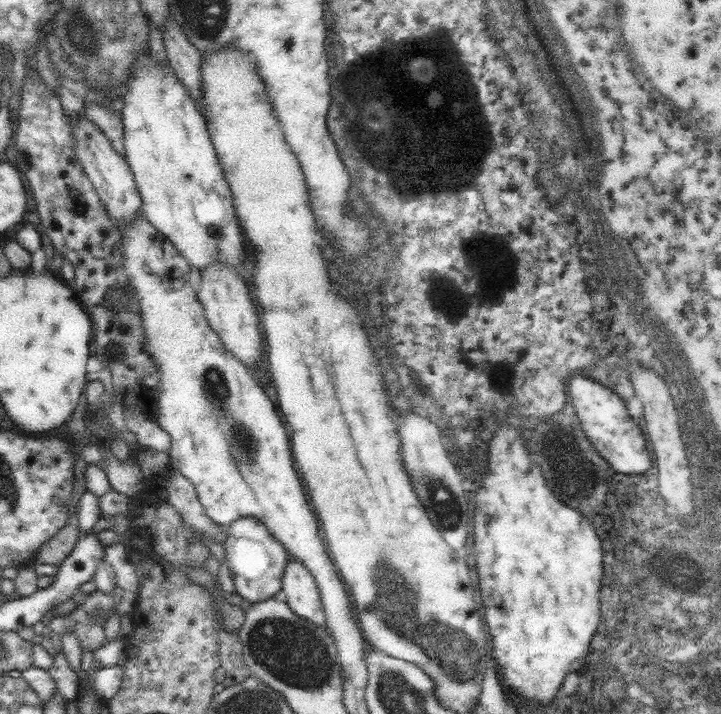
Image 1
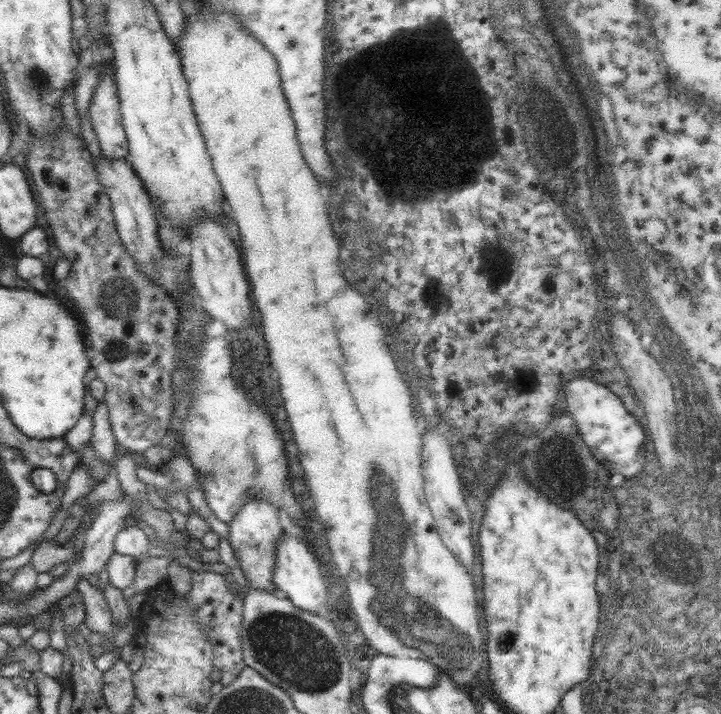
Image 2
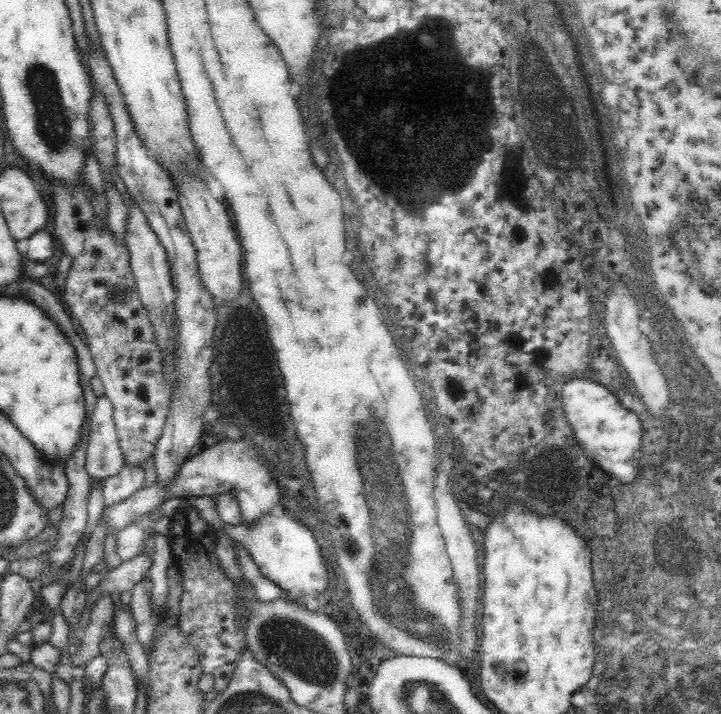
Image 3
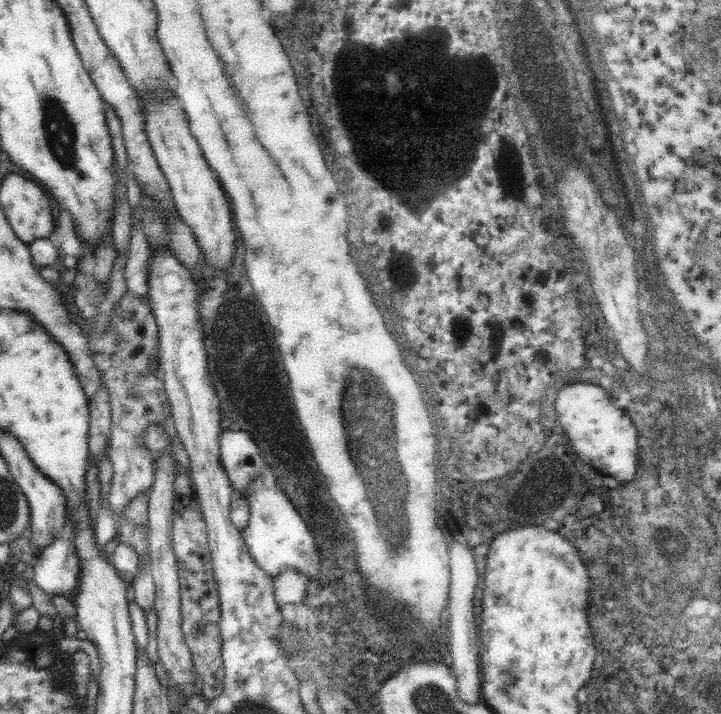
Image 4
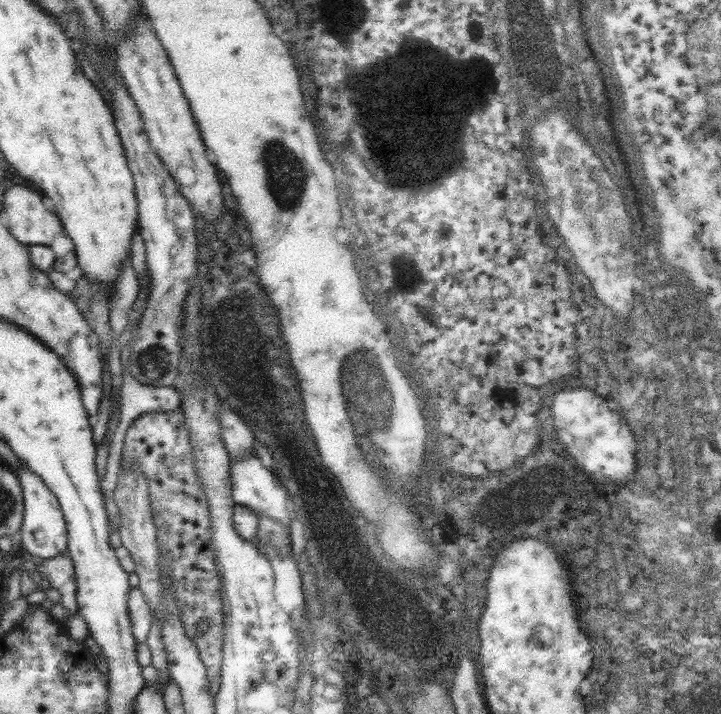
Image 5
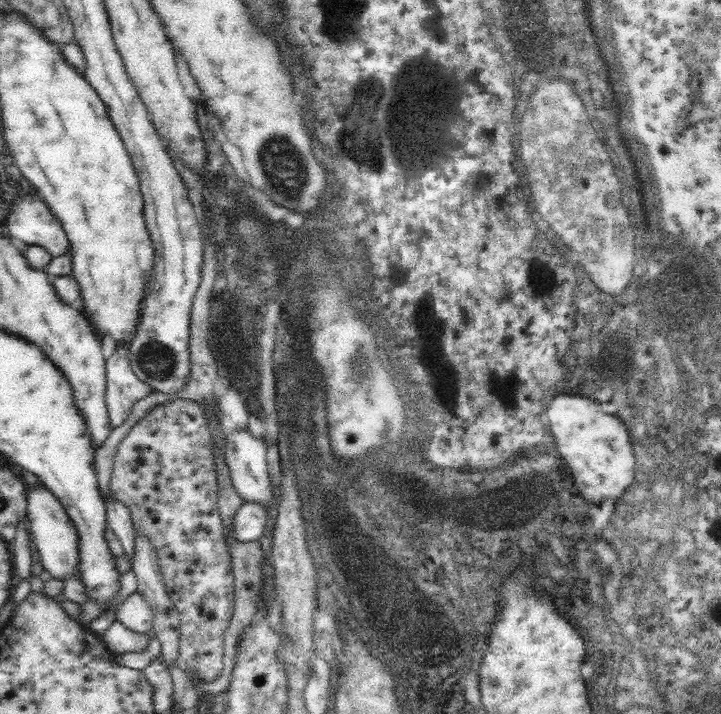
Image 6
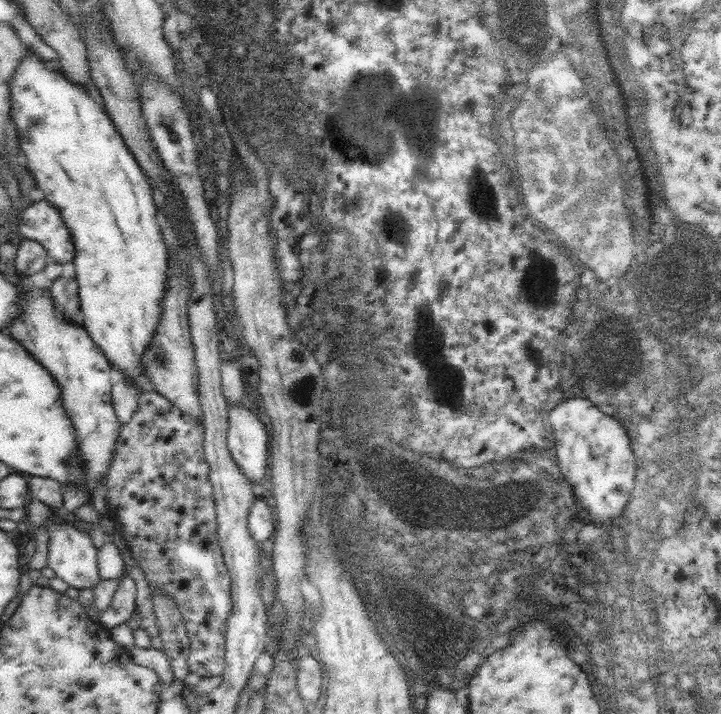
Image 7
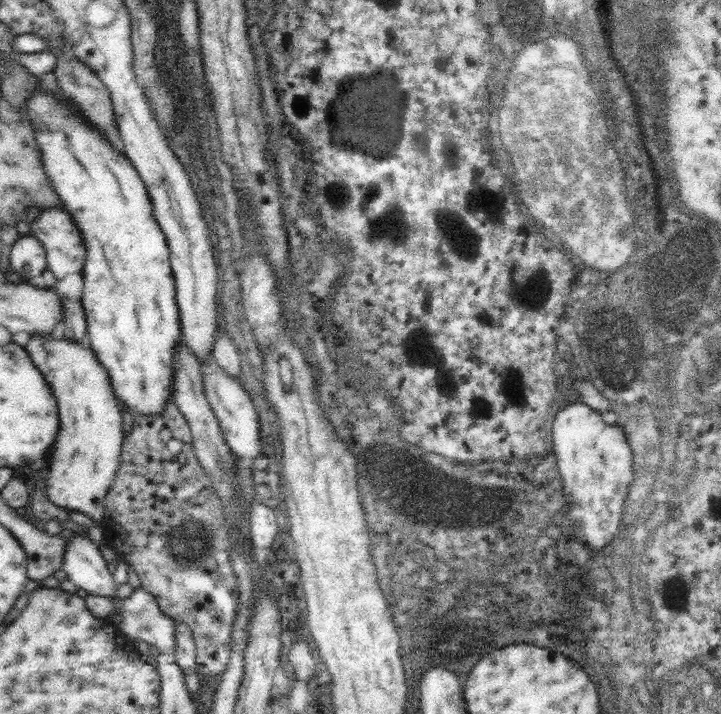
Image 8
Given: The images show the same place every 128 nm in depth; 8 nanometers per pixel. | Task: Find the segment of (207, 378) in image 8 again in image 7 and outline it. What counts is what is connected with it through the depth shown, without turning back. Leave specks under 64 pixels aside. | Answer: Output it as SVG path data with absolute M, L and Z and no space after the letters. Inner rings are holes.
M246 406L227 408L229 427L227 445L238 469L242 469L253 487L260 491L260 481L266 474L270 447L267 422Z

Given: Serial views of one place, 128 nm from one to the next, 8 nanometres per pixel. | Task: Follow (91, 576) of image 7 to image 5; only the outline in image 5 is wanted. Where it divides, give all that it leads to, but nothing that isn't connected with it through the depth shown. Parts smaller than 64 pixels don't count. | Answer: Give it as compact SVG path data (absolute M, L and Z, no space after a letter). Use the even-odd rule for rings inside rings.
M21 463L17 474L23 491L24 516L20 532L16 538L17 546L22 546L36 556L37 561L56 558L67 550L68 533L66 521L57 496L34 474L26 464Z

